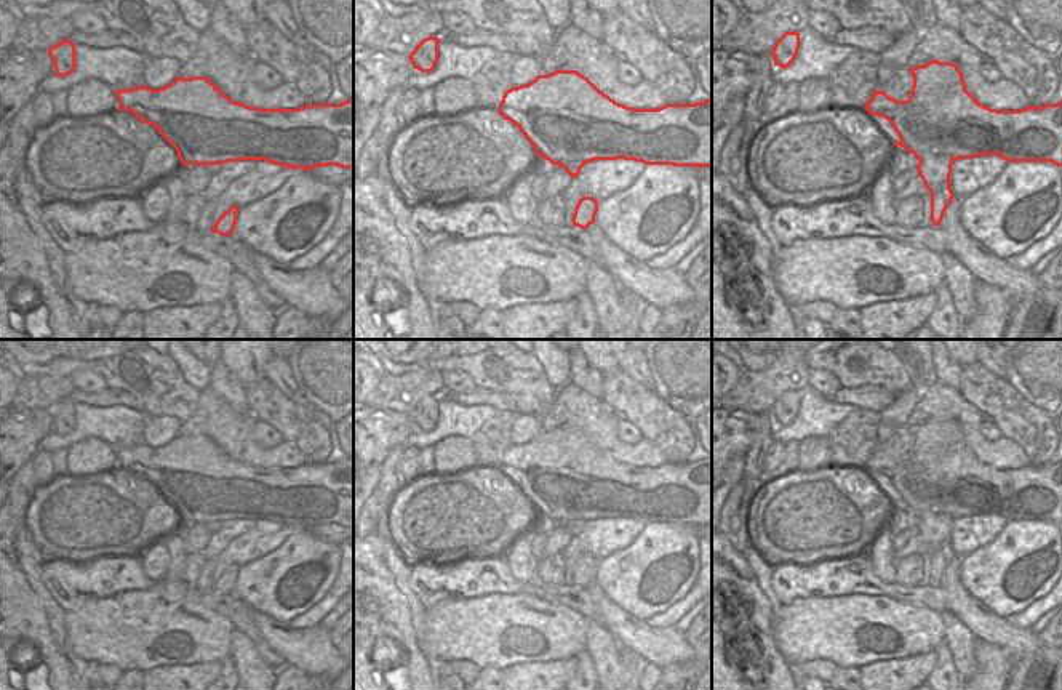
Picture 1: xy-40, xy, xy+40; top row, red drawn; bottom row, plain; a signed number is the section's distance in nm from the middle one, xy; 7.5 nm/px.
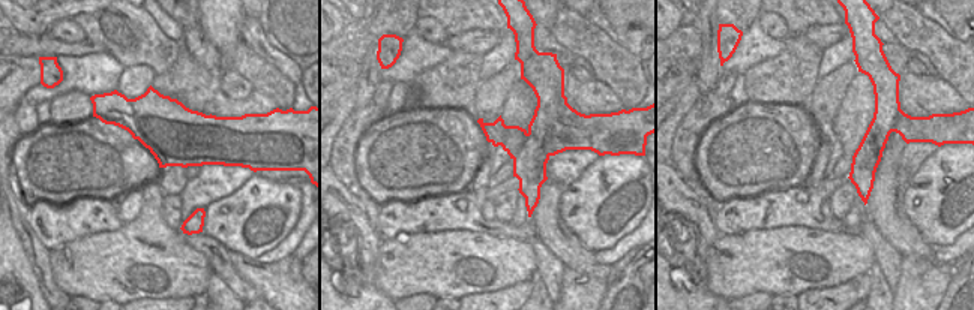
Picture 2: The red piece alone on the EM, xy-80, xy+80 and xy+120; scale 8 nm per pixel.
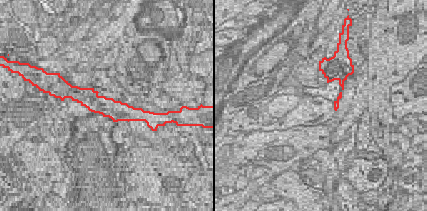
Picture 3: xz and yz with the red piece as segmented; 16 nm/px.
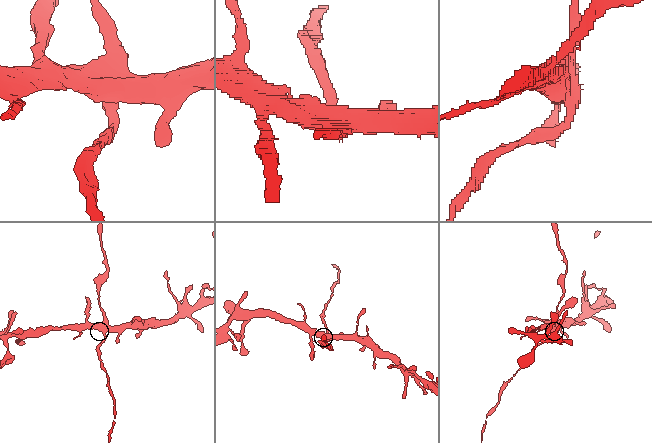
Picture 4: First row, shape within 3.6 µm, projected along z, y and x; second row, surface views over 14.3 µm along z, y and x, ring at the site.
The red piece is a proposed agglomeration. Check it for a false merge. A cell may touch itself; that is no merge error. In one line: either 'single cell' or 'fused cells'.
fused cells

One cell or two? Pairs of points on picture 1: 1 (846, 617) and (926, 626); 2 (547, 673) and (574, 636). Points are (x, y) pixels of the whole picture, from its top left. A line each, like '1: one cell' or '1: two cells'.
1: one cell
2: two cells

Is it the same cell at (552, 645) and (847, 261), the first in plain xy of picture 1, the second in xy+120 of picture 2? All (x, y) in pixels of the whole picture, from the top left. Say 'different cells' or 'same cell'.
same cell

